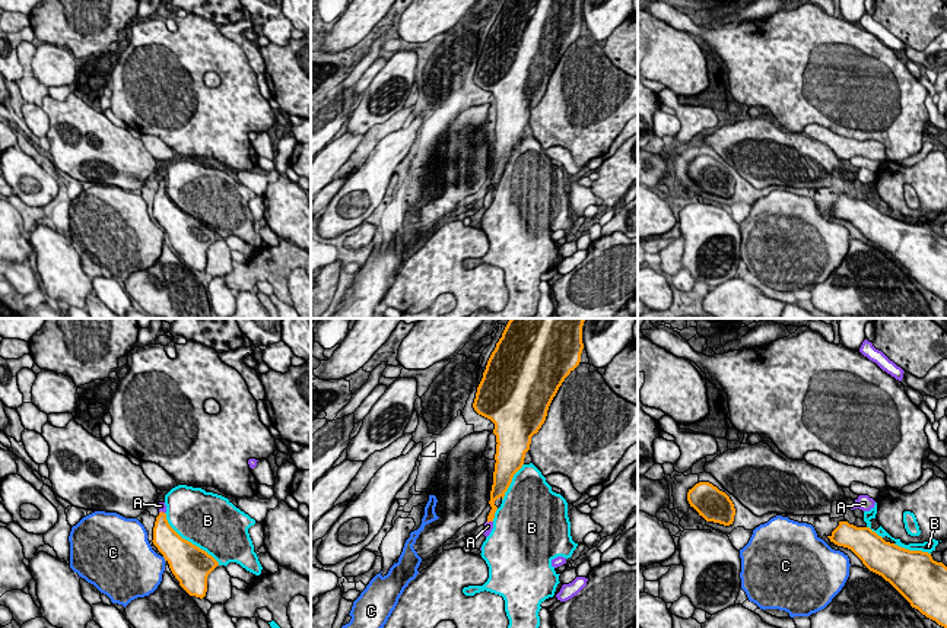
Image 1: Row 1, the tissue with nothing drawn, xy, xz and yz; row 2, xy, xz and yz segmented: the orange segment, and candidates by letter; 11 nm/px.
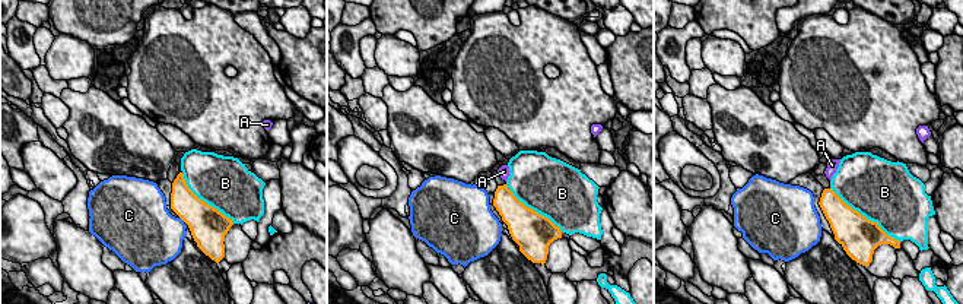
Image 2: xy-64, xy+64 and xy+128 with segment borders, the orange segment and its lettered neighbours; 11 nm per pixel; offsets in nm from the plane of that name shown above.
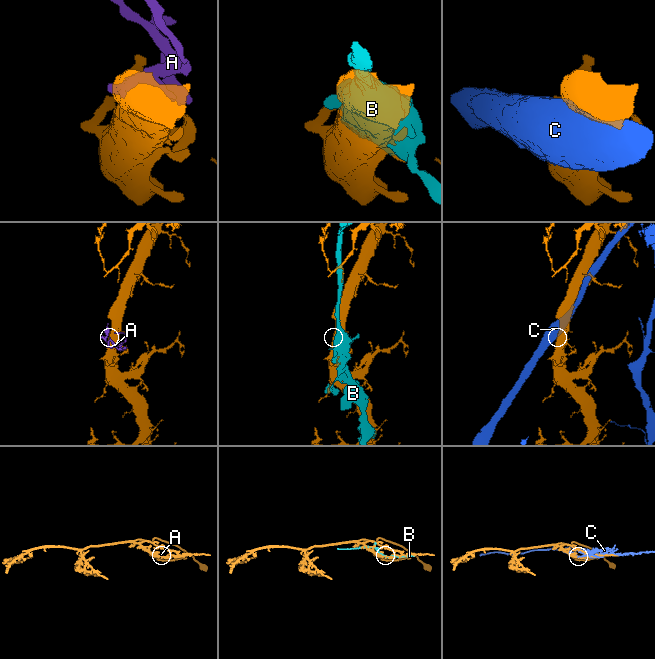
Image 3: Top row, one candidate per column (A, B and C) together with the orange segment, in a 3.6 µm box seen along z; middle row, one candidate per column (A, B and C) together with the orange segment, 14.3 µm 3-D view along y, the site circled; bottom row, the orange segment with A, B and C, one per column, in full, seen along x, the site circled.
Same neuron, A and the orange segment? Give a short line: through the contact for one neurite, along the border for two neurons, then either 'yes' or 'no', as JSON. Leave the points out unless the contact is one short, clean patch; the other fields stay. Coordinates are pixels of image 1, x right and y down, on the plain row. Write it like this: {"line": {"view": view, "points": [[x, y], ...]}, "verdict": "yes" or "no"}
{"line": {"view": "xz", "points": [[493, 171], [489, 193], [488, 199]]}, "verdict": "yes"}

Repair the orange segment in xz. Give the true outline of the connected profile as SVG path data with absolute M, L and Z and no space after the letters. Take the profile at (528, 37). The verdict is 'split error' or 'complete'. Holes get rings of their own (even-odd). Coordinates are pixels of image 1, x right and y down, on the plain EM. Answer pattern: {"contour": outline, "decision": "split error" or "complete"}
{"contour": "M505 0L492 25L473 76L474 83L495 96L496 127L490 185L483 207L493 202L498 180L495 174L505 169L514 148L522 140L531 110L546 93L549 79L565 51L579 38L582 0Z", "decision": "split error"}

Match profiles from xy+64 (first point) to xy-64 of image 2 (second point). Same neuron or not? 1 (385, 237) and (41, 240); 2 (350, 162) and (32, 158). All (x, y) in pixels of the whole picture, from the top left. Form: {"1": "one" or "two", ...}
{"1": "two", "2": "one"}

